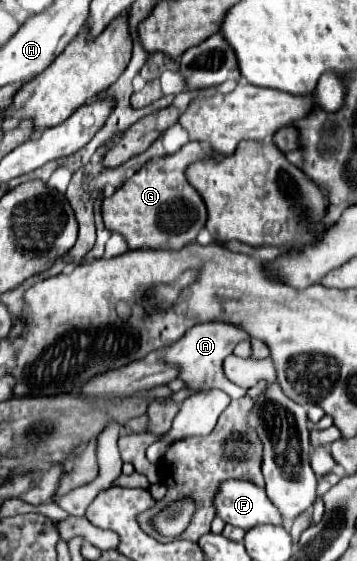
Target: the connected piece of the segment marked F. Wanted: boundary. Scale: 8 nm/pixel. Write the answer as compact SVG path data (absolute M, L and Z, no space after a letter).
M230 480L218 486L214 510L216 516L224 520L224 524L244 530L250 530L258 524L282 524L282 516L266 496L264 488L244 480Z

